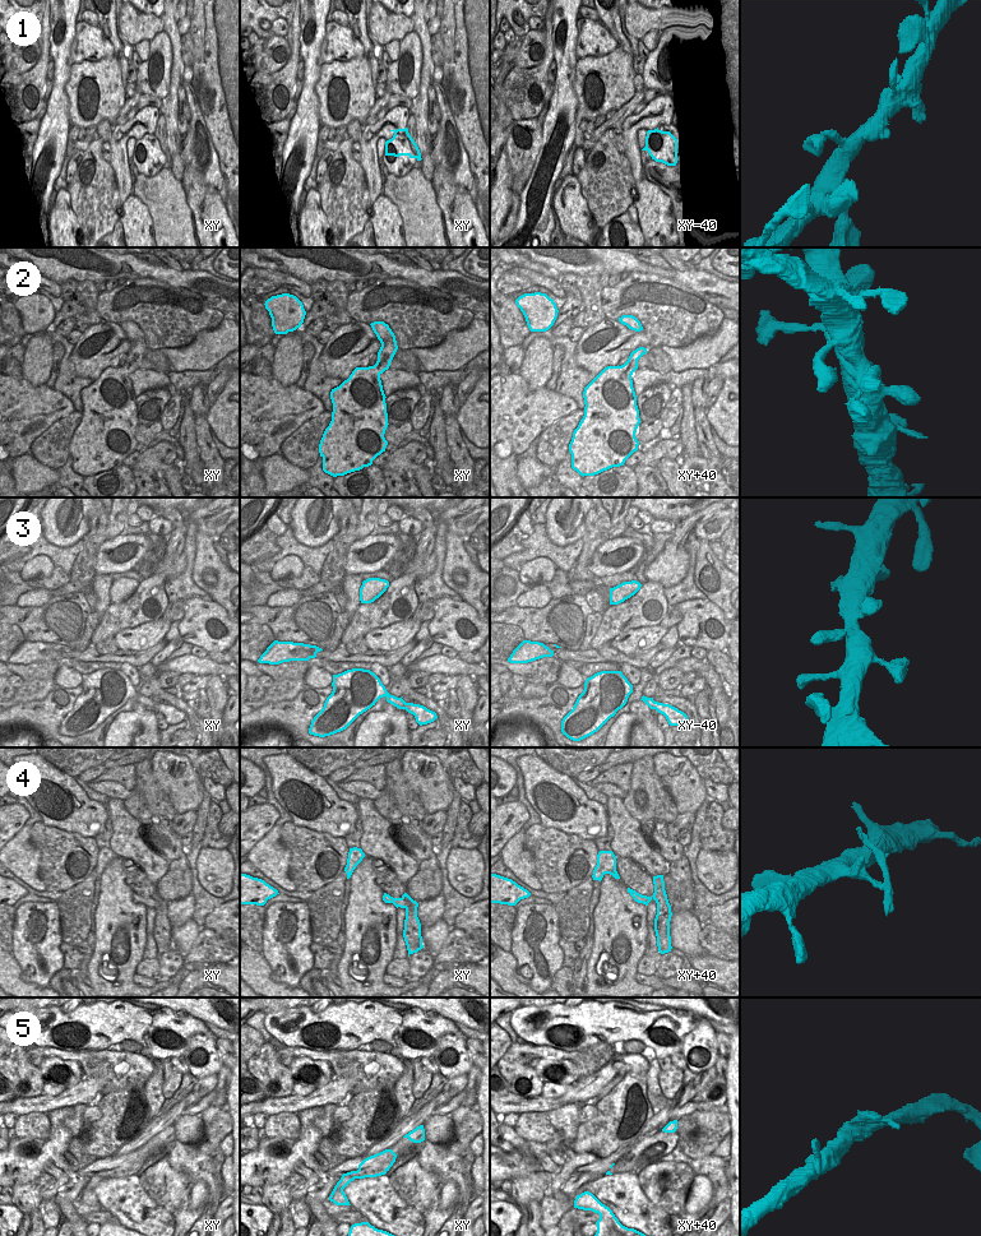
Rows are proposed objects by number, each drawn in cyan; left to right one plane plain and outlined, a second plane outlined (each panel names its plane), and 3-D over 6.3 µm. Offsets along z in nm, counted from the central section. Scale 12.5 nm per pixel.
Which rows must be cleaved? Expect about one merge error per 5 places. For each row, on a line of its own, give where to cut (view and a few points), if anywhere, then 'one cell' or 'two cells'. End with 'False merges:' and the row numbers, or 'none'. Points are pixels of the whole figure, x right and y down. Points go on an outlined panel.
1: no cut | one cell
2: no cut | one cell
3: no cut | one cell
4: xy (402, 897), (405, 907) | two cells
5: no cut | one cell
False merges: 4

